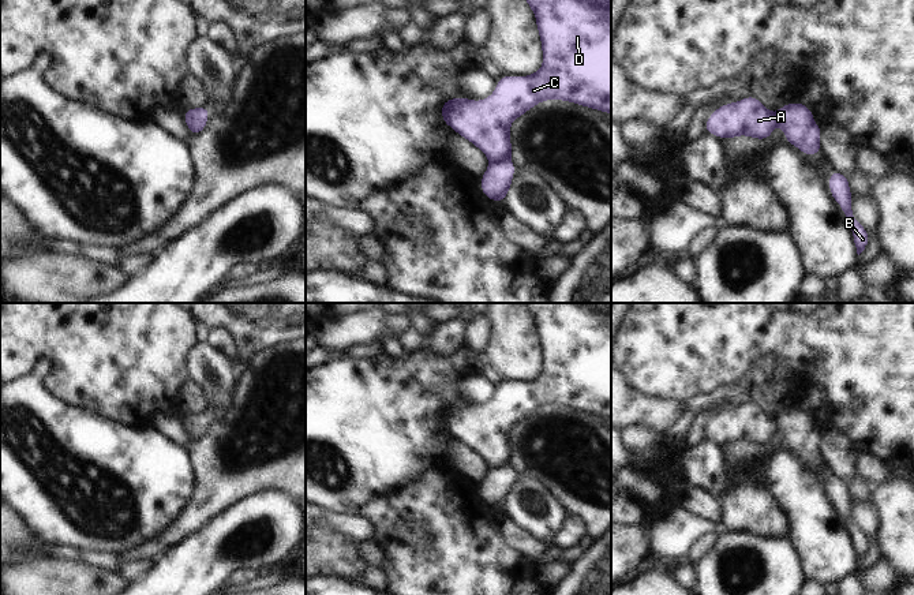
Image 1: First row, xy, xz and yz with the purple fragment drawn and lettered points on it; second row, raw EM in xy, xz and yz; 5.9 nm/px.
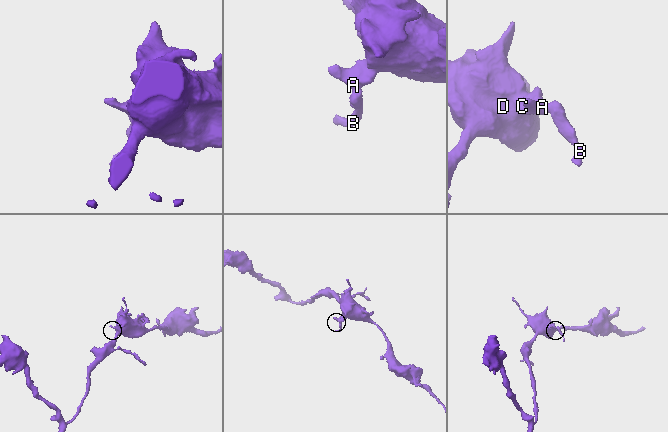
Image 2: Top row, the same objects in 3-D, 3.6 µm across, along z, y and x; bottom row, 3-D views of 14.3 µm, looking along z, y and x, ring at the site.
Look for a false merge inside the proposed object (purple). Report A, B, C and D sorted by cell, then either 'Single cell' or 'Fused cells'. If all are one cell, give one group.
Groups: A C D / B. Fused cells

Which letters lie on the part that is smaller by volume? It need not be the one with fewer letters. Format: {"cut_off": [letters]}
{"cut_off": ["B"]}

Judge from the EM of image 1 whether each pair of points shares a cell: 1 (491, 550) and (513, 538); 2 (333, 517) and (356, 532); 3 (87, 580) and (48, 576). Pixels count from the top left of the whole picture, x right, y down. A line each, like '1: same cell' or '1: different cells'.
1: different cells
2: same cell
3: same cell

